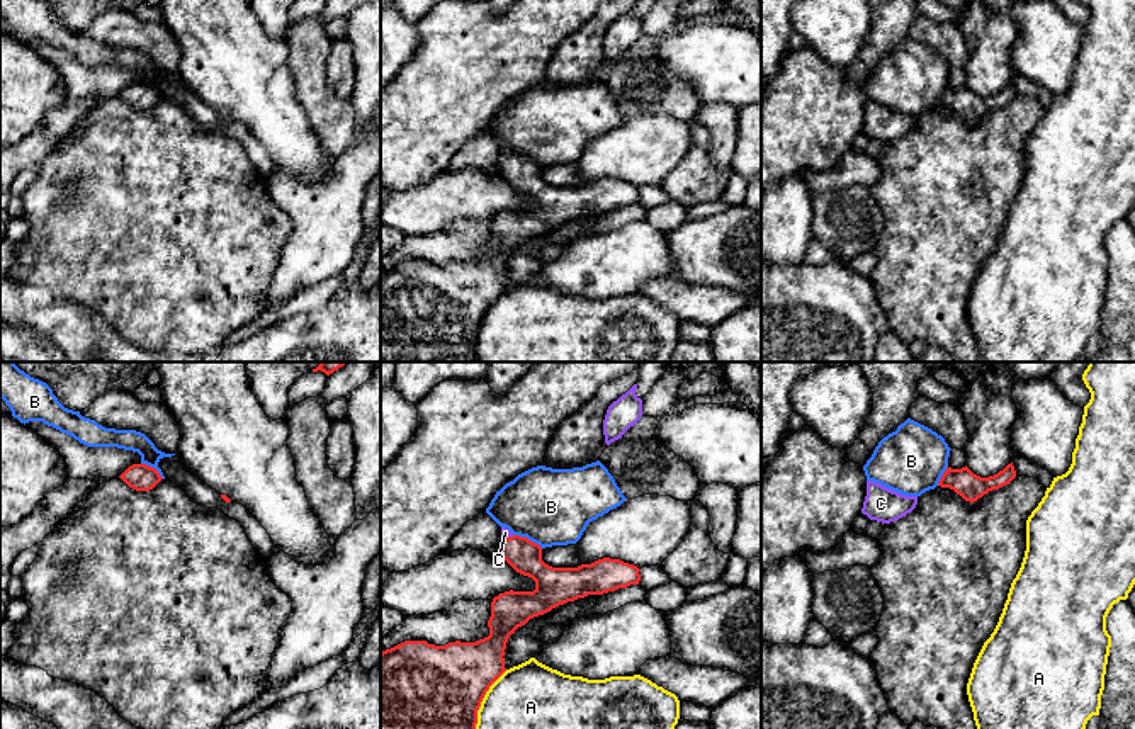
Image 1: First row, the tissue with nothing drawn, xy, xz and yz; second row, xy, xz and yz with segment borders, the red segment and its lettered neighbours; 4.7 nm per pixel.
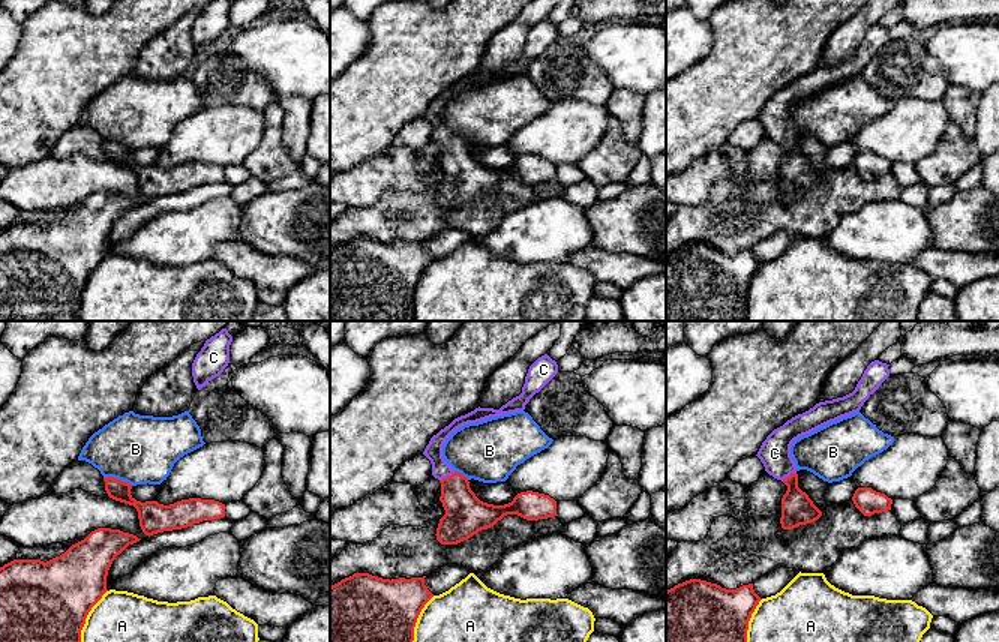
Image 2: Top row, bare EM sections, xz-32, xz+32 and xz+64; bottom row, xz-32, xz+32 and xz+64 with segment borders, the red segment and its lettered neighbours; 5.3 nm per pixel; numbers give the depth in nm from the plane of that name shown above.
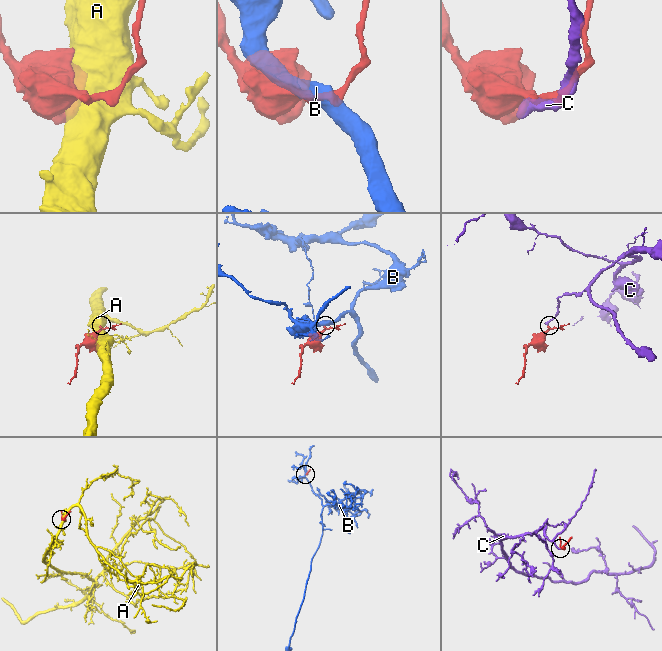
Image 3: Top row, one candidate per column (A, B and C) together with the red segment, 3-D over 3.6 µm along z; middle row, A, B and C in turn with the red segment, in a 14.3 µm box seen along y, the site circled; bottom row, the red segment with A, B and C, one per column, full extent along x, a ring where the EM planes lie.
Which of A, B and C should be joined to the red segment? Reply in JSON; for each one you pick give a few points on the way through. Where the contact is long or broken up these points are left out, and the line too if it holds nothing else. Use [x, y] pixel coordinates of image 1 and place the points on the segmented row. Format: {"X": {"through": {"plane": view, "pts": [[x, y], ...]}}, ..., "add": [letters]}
{"C": {"through": {"plane": "xz", "pts": [[524, 556], [507, 537], [505, 532]]}}, "add": ["C"]}

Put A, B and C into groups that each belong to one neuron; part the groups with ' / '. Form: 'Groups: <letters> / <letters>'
Groups: A / B / C

